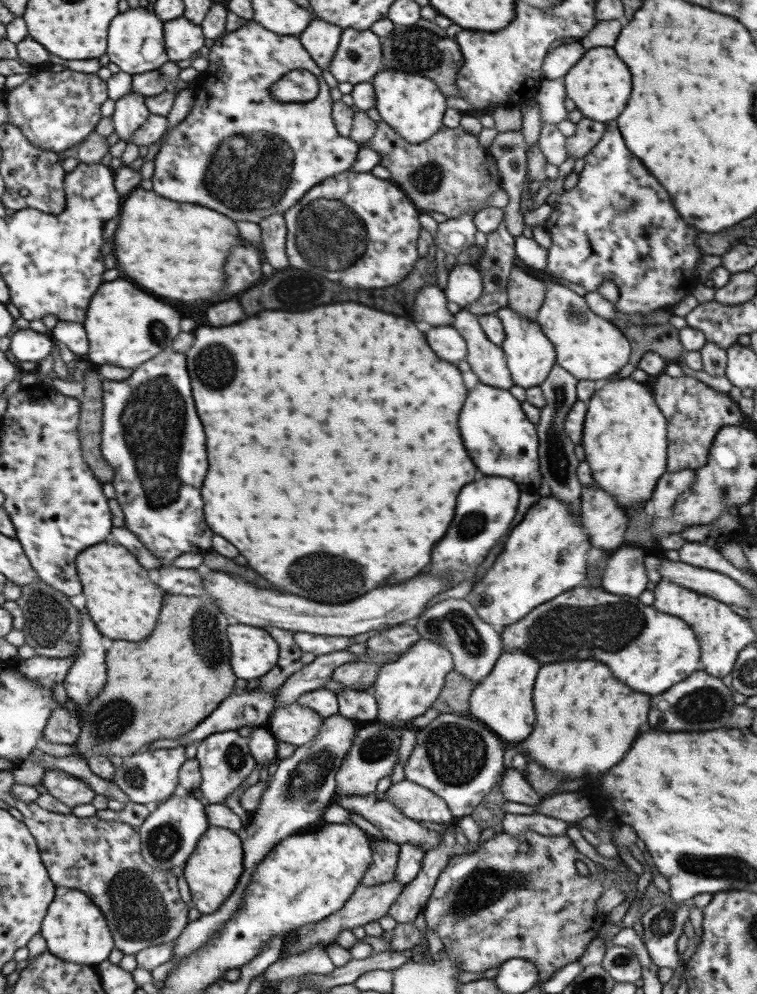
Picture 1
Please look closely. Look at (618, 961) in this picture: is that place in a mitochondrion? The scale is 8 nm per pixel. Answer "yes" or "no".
yes

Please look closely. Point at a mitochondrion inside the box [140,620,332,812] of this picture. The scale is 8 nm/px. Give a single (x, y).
(235, 759)

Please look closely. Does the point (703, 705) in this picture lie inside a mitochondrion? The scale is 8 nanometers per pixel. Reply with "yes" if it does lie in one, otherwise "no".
yes

